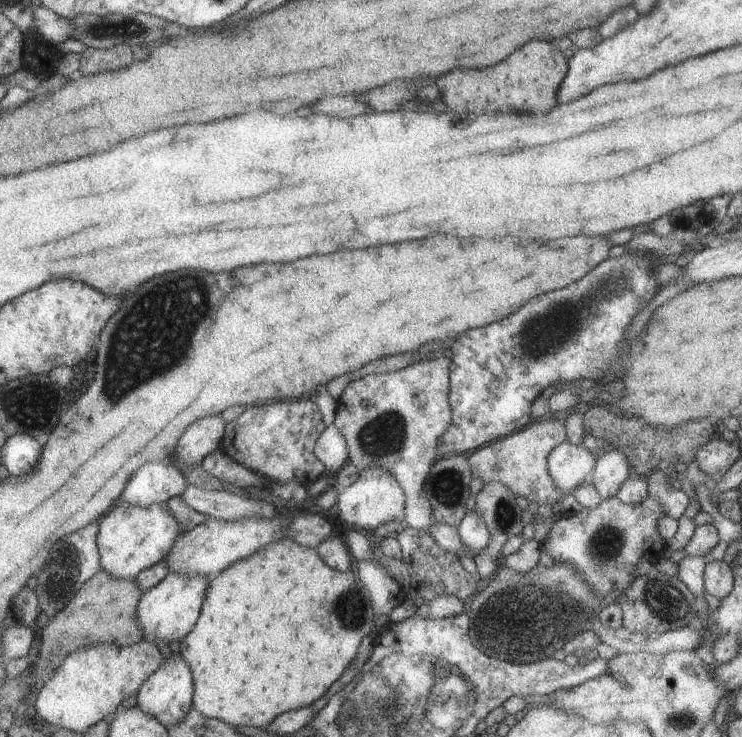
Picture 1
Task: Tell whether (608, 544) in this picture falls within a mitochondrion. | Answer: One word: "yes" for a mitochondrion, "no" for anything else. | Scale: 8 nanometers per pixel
yes

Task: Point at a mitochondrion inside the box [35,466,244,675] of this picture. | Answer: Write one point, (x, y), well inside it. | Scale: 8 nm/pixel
(66, 558)

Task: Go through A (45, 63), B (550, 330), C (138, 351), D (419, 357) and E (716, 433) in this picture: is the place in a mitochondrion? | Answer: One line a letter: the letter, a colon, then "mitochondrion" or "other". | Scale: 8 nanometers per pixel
A: other
B: mitochondrion
C: mitochondrion
D: other
E: other

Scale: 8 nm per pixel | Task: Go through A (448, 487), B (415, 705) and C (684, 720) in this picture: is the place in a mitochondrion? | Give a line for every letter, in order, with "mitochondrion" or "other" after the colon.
A: mitochondrion
B: mitochondrion
C: mitochondrion

